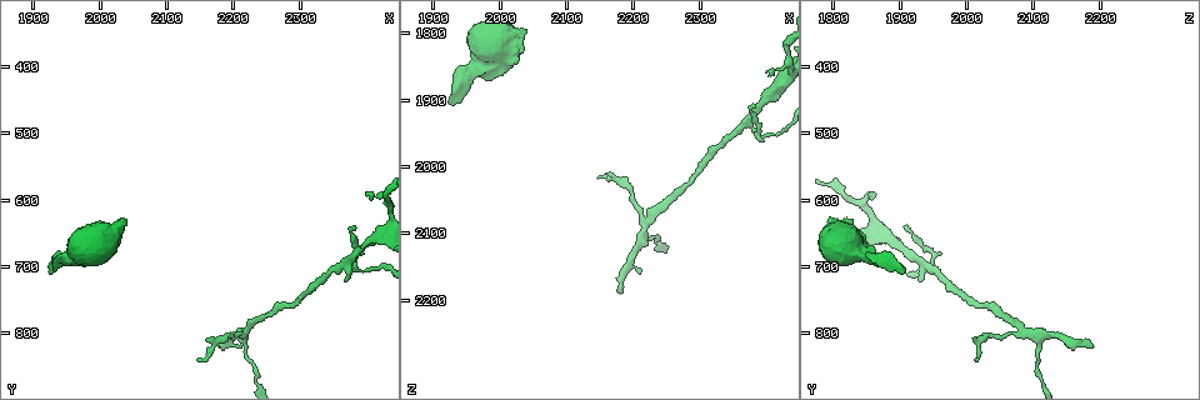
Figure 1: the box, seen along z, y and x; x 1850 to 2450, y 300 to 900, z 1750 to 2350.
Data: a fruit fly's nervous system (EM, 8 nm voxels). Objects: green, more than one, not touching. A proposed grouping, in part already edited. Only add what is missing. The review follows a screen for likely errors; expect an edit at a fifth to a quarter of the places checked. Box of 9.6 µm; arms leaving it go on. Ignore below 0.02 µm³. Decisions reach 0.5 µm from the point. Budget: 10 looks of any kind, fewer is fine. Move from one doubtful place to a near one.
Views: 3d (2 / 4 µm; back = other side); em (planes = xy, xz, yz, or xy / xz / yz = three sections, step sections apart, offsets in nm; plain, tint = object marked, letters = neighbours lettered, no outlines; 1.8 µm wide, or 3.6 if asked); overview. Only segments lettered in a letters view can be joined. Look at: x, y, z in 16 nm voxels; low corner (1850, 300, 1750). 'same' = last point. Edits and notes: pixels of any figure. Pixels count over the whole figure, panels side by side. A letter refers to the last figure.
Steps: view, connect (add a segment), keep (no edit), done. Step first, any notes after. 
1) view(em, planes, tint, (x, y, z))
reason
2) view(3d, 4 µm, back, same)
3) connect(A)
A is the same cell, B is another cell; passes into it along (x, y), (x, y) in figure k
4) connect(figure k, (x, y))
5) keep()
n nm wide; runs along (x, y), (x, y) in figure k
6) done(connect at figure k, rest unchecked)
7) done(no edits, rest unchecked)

view(em, xz, step 4, tint, (2020, 645, 1805))
calibre changes

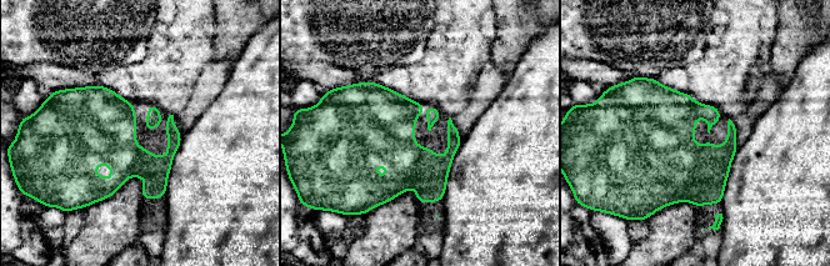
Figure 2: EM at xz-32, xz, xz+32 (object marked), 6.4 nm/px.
view(em, planes, letters, same)
cut it another way

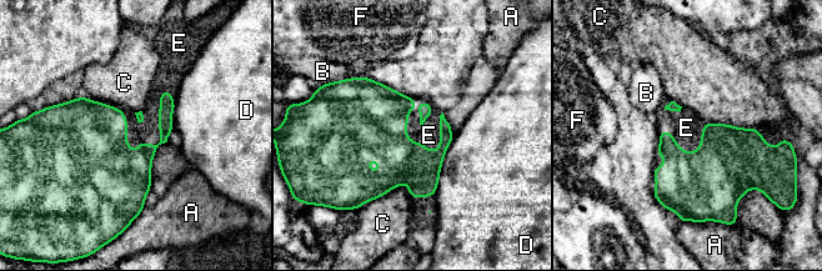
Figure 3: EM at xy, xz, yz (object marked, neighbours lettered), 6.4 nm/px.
connect(E)
E is the same cell, A, B, C, D and F are other cells; passes into it along (139, 162), (160, 130), (149, 130) in figure 3; it goes on there

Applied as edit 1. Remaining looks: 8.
view(overview)
see it whole again

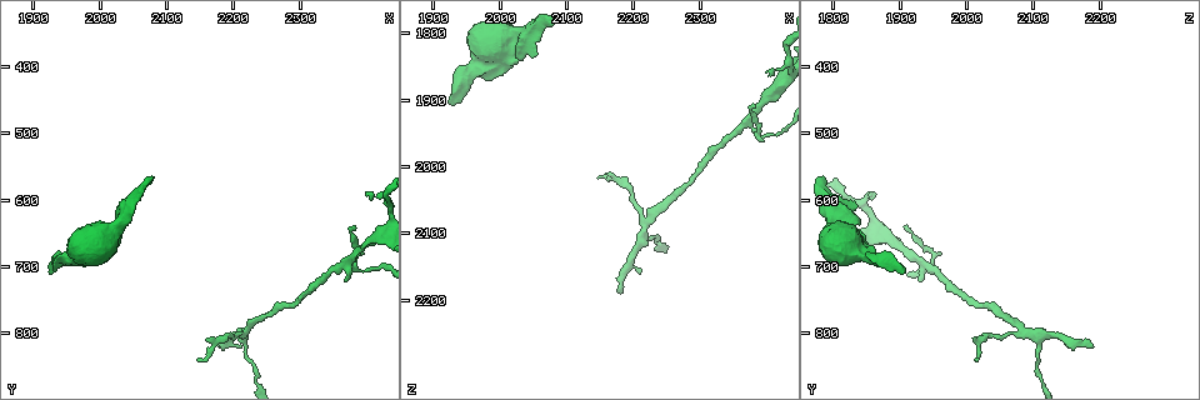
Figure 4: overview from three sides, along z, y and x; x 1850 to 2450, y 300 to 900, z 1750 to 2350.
view(3d, 4 µm, back, (1920, 710, 1905))
free end

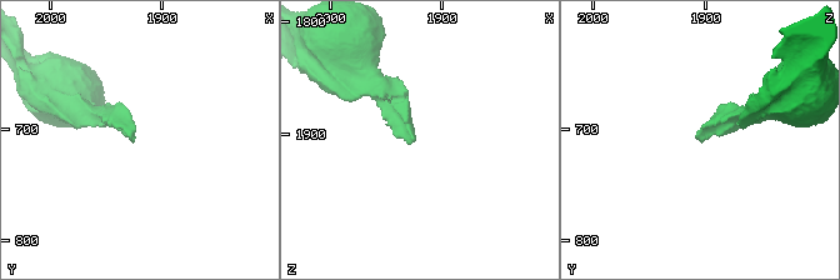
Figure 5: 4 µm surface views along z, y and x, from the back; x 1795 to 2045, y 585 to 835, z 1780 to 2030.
view(em, planes, letters, (1924, 710, 1904))
need the tissue

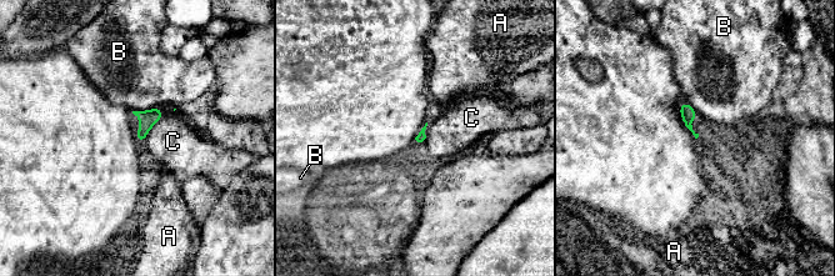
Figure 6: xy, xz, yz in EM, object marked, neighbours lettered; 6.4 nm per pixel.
keep()
A, B and C are other cells; none of them fits

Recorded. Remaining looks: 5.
view(3d, 4 µm, (2225, 790, 2085))
side arm on a straight run

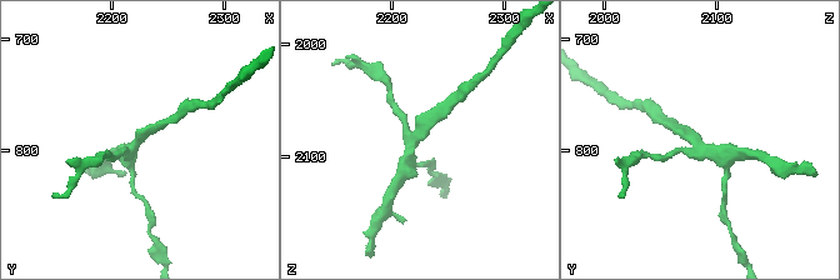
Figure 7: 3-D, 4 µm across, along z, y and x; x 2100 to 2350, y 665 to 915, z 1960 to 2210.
view(em, planes, plain, (2226, 790, 2084))
now the EM

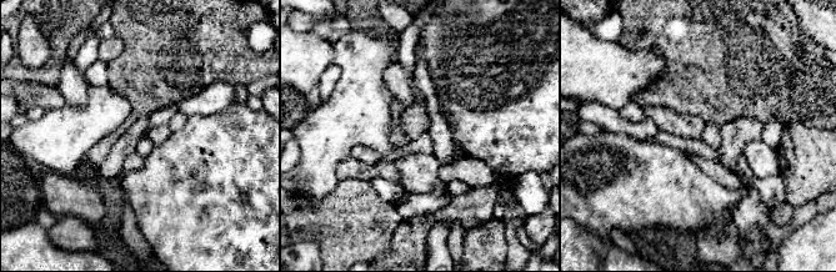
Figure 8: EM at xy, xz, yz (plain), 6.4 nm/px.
view(em, planes, letters, same)

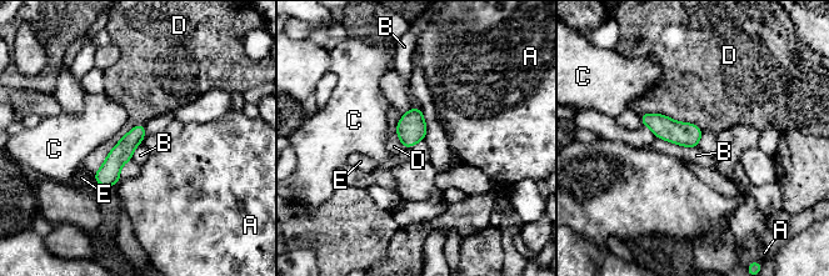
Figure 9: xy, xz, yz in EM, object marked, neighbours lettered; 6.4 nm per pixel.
keep()
D touches over 420 nm; A, B, C, D and E are other cells; runs along (141, 128), (98, 179) in figure 9; none of them fits

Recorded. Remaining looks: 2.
view(3d, 4 µm, (2180, 820, 2190))
an open end

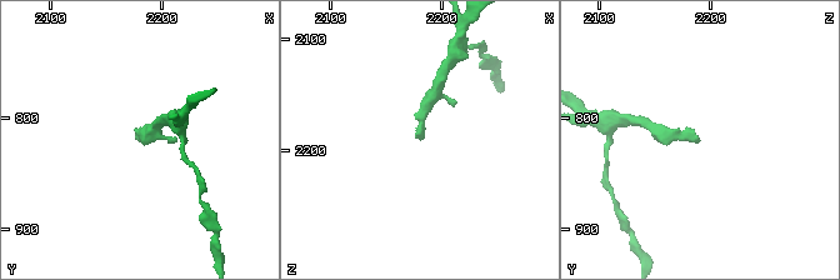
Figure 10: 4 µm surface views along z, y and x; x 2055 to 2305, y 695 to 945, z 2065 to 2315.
view(em, planes, letters, (2176, 822, 2188))

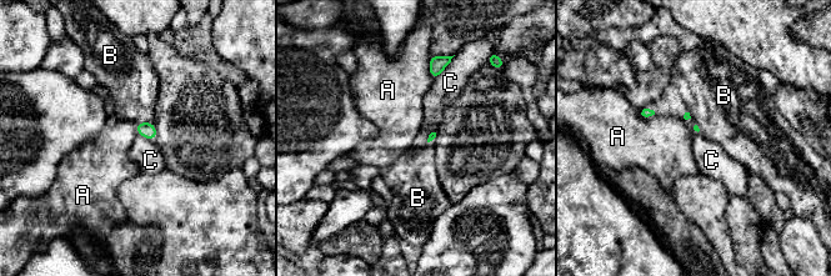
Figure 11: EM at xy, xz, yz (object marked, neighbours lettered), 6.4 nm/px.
connect(B)
C touches over 180 nm; B is the same cell, A and C are other cells; passes into it along (148, 130), (144, 123), (133, 86) in figure 11; the cell continues

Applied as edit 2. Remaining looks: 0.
done(connect at figure 3, connect at figure 11, rest unchecked)

